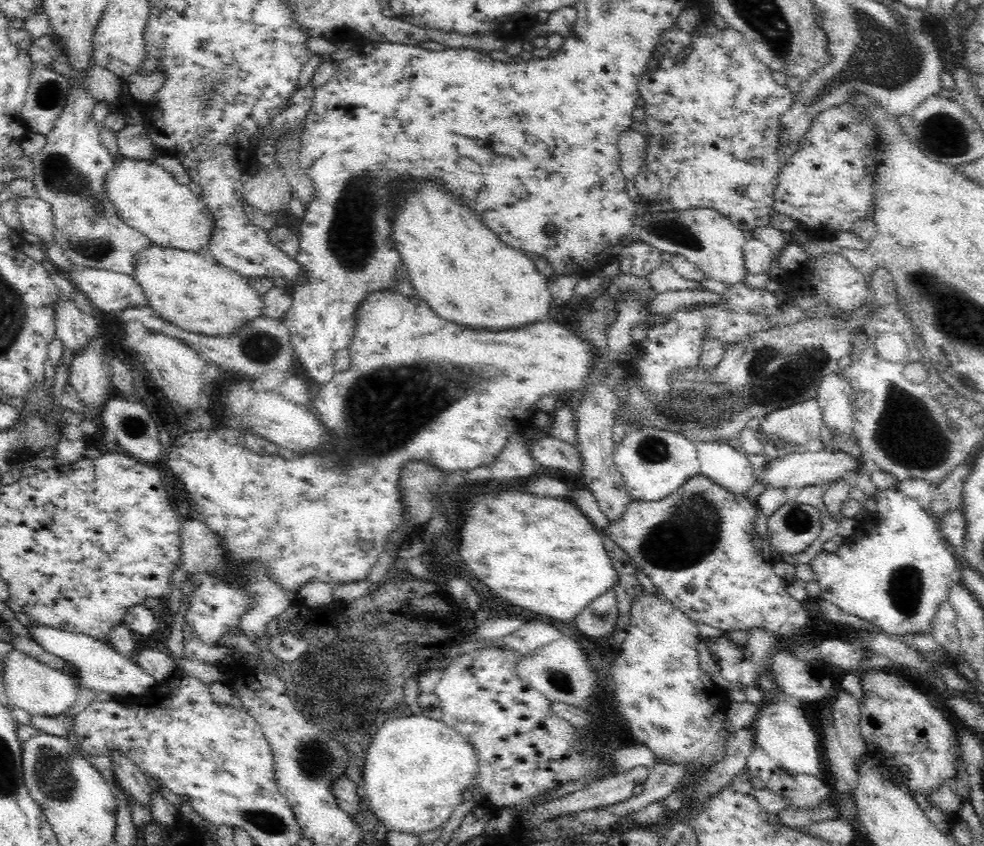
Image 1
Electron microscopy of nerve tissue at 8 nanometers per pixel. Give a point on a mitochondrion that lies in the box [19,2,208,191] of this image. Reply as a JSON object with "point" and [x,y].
{"point":[49,94]}

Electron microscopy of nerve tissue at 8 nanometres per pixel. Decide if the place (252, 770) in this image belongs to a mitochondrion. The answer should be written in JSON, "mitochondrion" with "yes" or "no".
{"mitochondrion":"no"}

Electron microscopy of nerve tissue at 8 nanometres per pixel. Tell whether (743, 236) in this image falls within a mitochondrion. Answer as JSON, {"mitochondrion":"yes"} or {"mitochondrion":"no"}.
{"mitochondrion":"no"}

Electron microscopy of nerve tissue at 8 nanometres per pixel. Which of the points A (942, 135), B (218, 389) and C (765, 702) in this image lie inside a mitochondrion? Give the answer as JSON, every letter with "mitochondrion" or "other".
{"A":"mitochondrion","B":"other","C":"other"}

